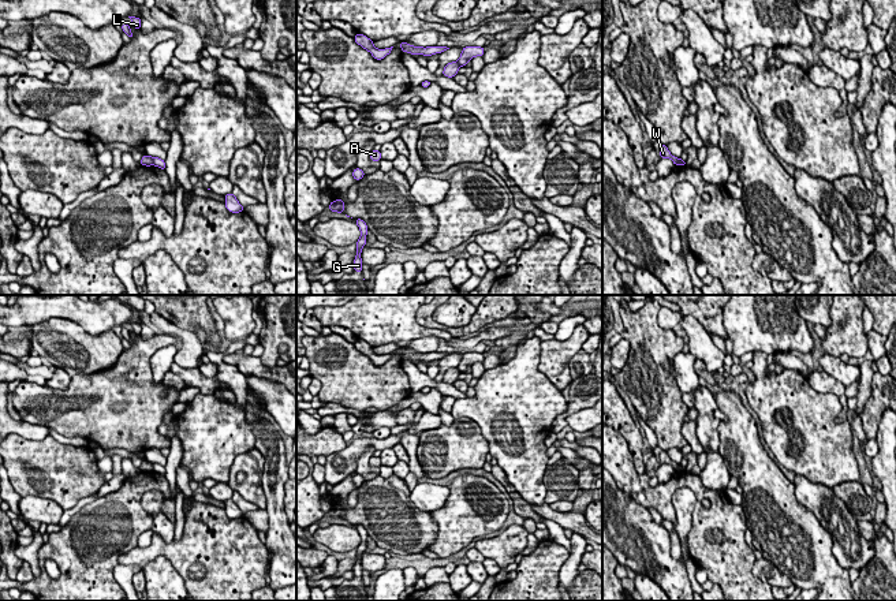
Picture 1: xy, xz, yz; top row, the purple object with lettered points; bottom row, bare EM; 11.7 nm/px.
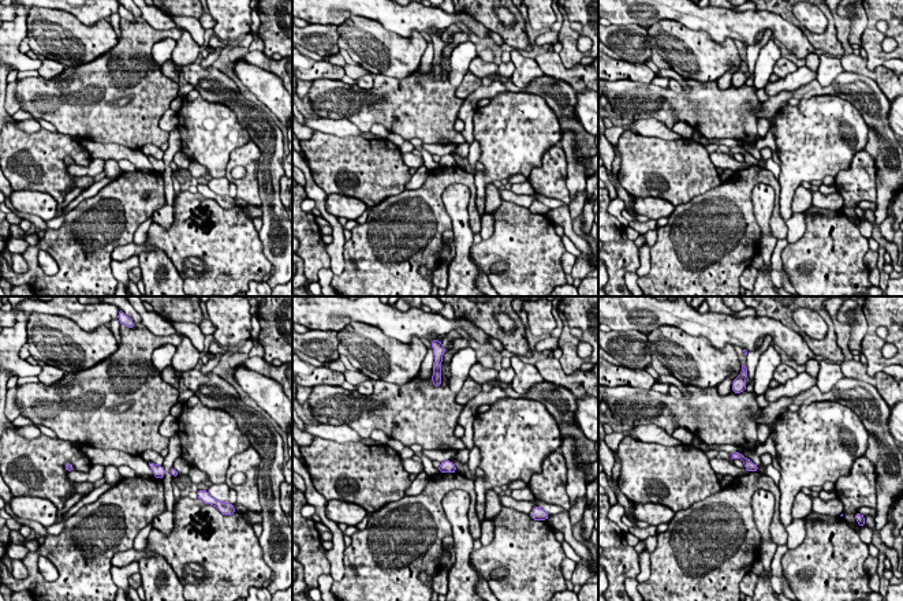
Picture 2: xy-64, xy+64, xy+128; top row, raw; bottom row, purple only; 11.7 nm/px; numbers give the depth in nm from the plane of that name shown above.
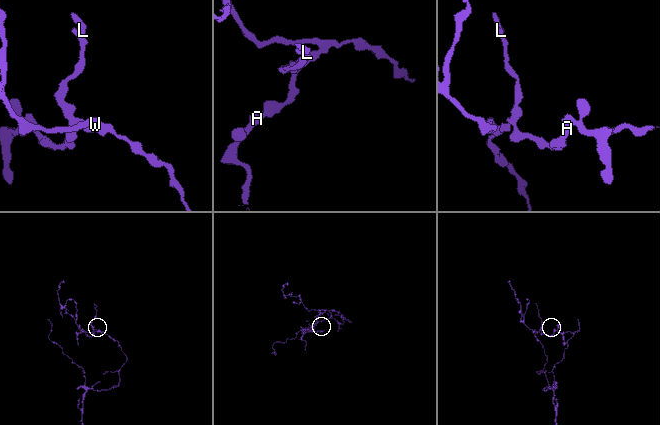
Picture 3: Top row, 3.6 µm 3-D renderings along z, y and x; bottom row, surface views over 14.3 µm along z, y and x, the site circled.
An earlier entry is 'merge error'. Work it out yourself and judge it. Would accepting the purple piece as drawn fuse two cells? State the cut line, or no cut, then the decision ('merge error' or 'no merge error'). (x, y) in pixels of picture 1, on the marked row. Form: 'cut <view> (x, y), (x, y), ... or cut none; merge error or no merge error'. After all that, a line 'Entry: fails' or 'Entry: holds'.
cut xy (152, 157), (153, 164); merge error
Entry: holds

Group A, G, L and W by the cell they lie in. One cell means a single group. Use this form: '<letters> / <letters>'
A G L / W

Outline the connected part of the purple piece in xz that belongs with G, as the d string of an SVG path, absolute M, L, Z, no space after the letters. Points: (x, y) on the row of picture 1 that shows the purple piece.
M355 219L355 221L356 221L356 225L359 227L359 229L361 229L361 238L356 242L356 250L355 250L356 255L355 255L355 260L354 260L352 265L354 265L354 270L355 272L361 272L362 273L363 264L362 264L361 253L362 253L363 246L367 242L366 240L367 225L366 225L366 223L362 219Z

